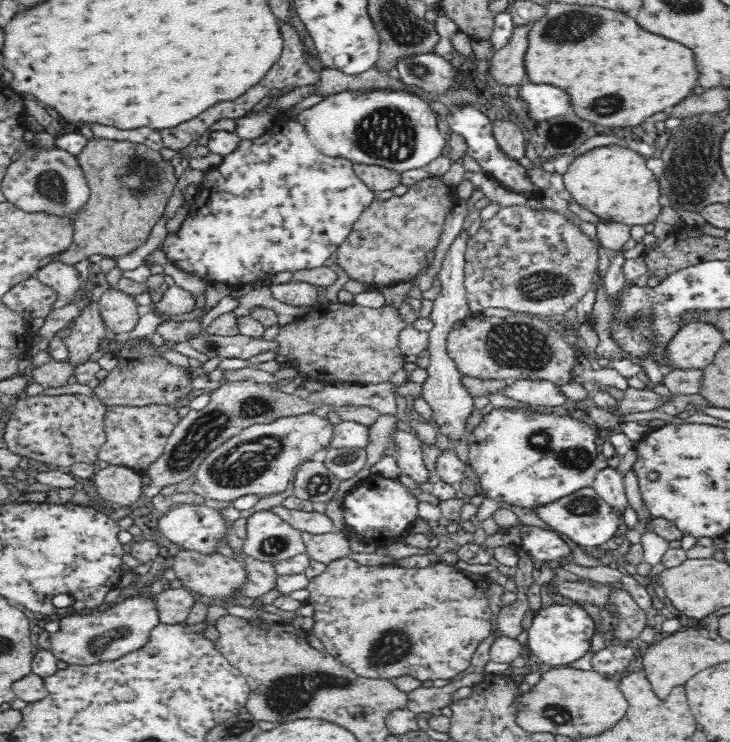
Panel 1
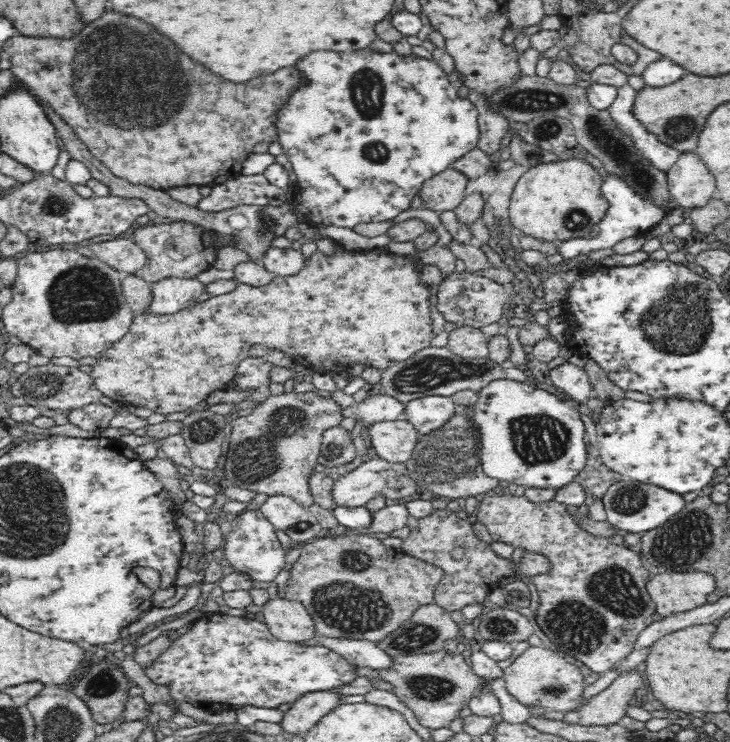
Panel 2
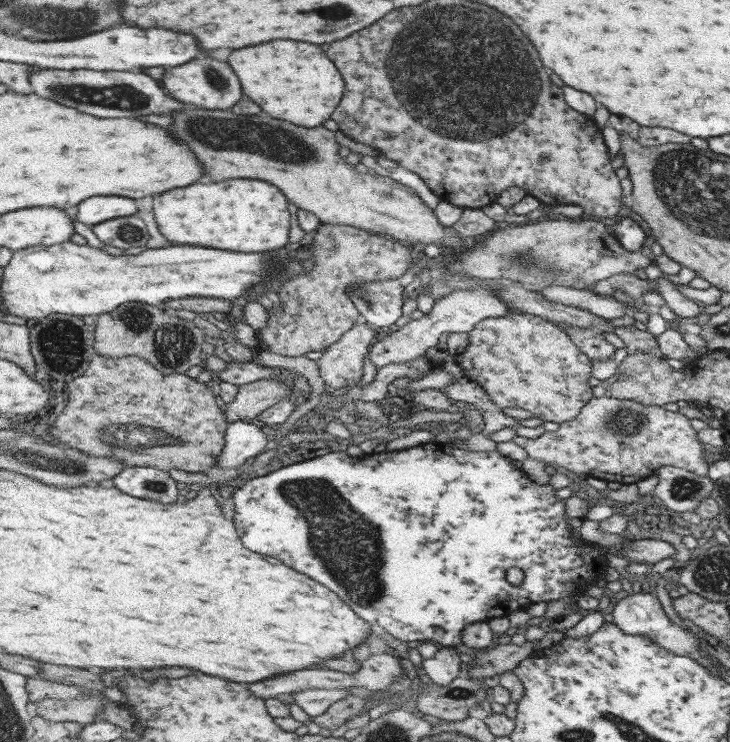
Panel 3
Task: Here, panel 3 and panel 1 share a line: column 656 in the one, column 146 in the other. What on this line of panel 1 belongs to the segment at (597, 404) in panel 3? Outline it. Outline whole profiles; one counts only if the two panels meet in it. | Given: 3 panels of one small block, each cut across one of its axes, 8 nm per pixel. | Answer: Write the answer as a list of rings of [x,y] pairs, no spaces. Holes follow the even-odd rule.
[[[169,405],[106,406],[105,444],[98,459],[113,466],[124,466],[138,473],[146,471],[161,457],[170,434],[180,423],[178,412]]]

